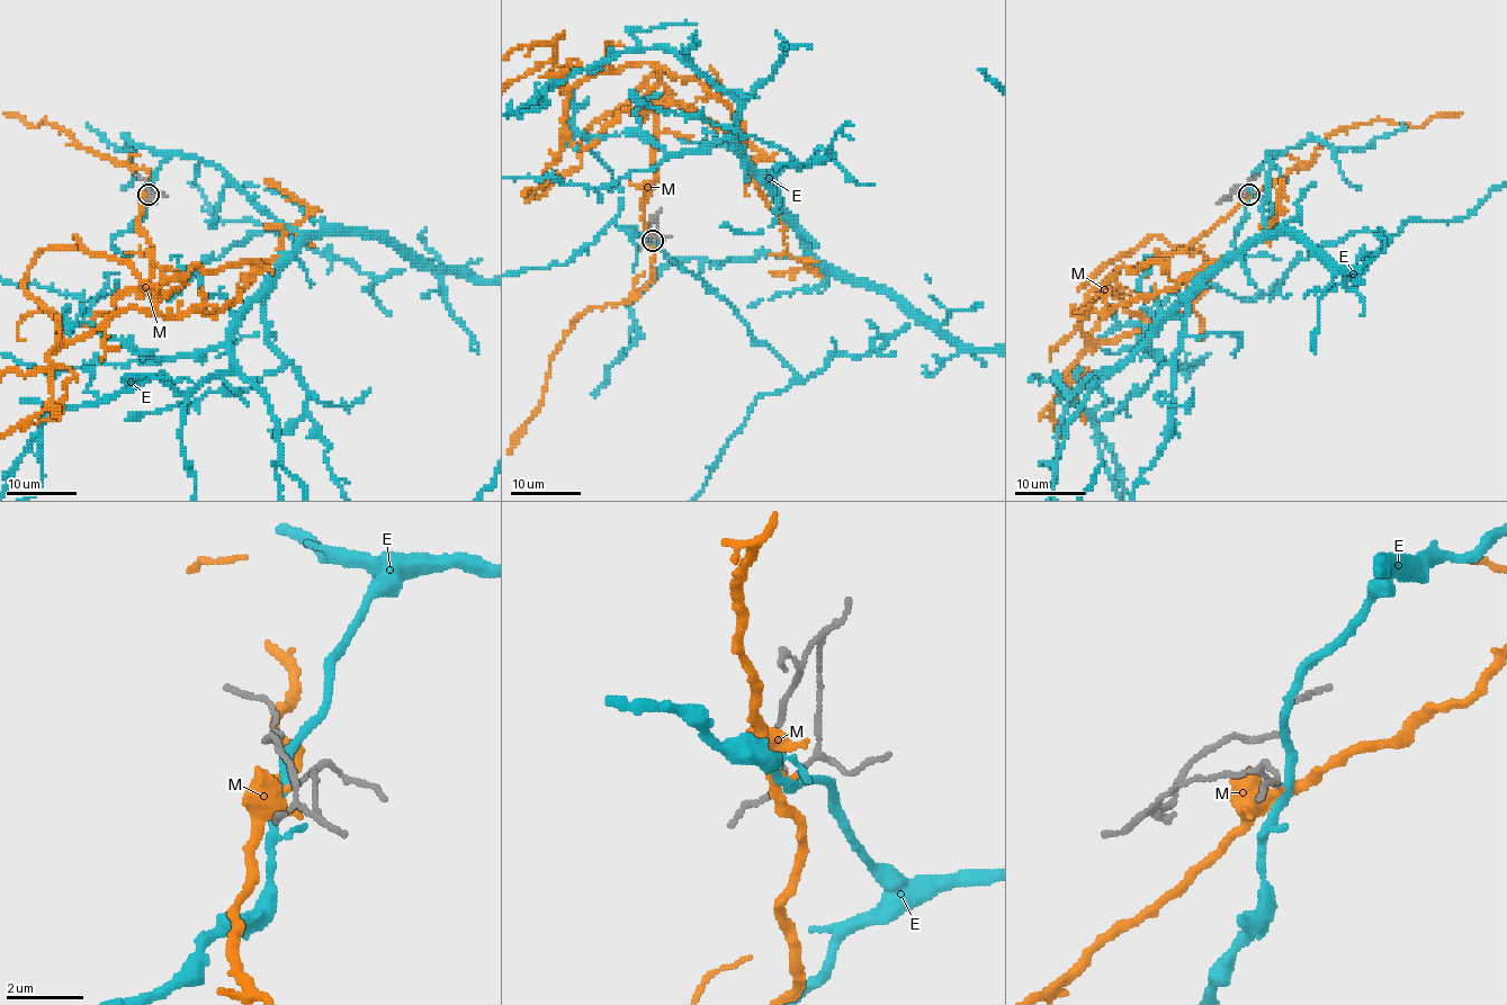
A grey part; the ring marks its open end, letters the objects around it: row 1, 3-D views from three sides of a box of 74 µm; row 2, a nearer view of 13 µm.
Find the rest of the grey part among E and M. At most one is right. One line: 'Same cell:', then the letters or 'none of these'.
Same cell: M

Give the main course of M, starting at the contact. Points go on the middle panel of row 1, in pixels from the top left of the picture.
M: (653, 239), (647, 63), (570, 91), (562, 149), (527, 197), (580, 164), (593, 122), (662, 70)

